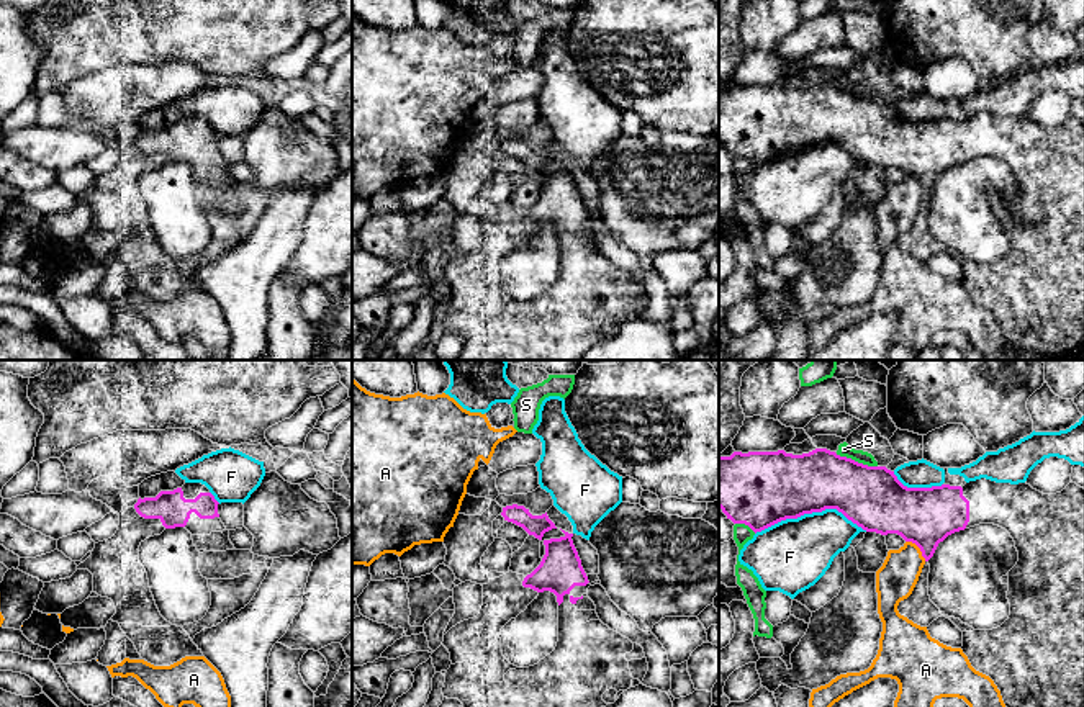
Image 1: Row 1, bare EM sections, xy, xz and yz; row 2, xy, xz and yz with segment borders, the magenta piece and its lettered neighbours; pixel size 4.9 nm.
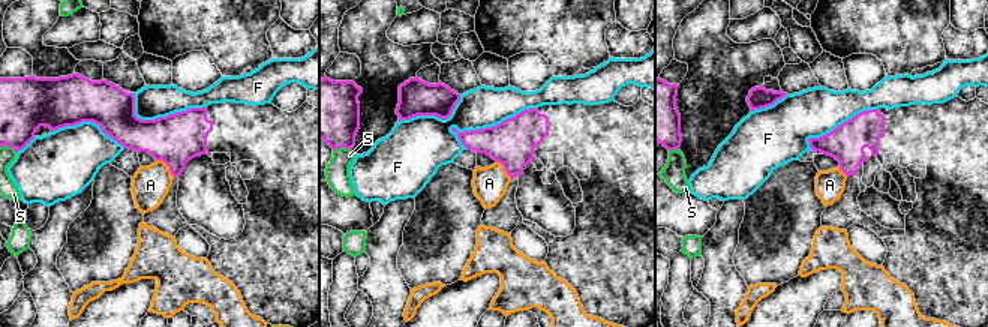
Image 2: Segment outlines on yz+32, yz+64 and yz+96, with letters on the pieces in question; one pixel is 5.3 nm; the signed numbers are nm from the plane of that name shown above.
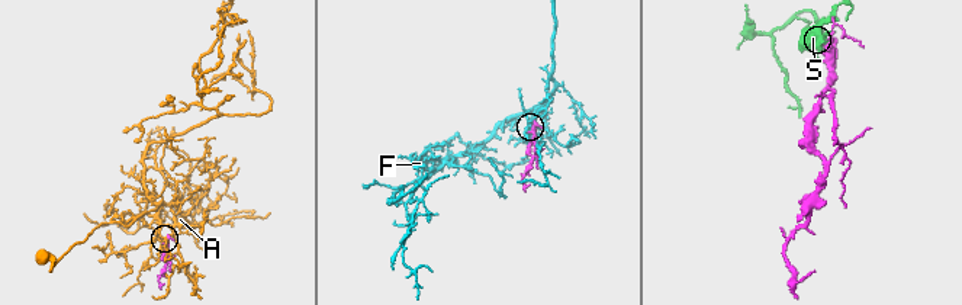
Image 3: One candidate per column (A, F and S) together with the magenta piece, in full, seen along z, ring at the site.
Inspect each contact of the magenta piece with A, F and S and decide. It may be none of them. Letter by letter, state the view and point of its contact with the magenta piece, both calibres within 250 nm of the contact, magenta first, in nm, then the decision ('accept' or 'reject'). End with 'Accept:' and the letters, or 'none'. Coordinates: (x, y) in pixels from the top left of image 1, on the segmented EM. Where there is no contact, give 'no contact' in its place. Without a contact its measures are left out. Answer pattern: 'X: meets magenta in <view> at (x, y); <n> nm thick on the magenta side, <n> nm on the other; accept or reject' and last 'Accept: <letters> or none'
A: meets magenta in yz at (919, 547); 280 nm thick on the magenta side, 190 nm on the other; reject
F: meets magenta in yz at (811, 513); 360 nm thick on the magenta side, 360 nm on the other; reject
S: meets magenta in yz at (857, 462); 300 nm thick on the magenta side, 60 nm on the other; reject
Accept: none

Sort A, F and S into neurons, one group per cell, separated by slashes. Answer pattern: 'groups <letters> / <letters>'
groups A / F / S

